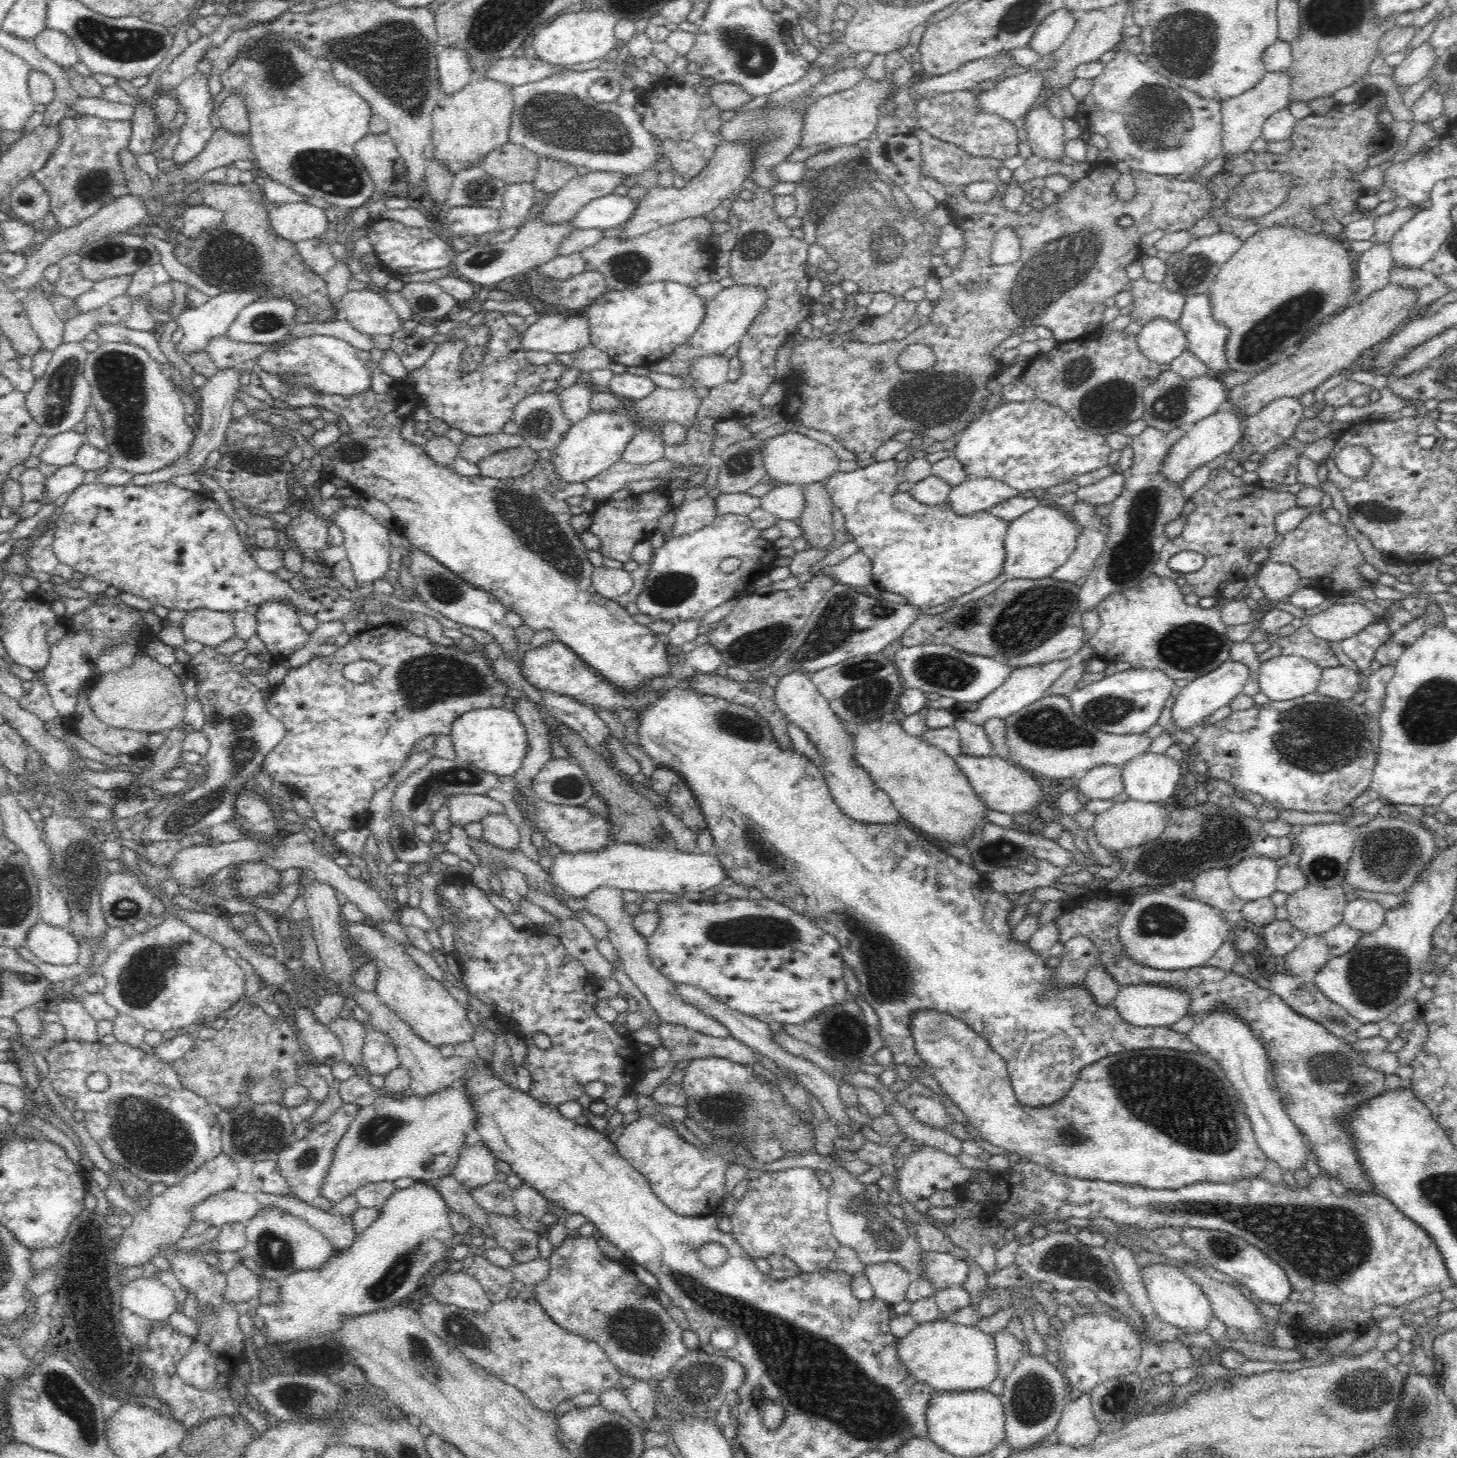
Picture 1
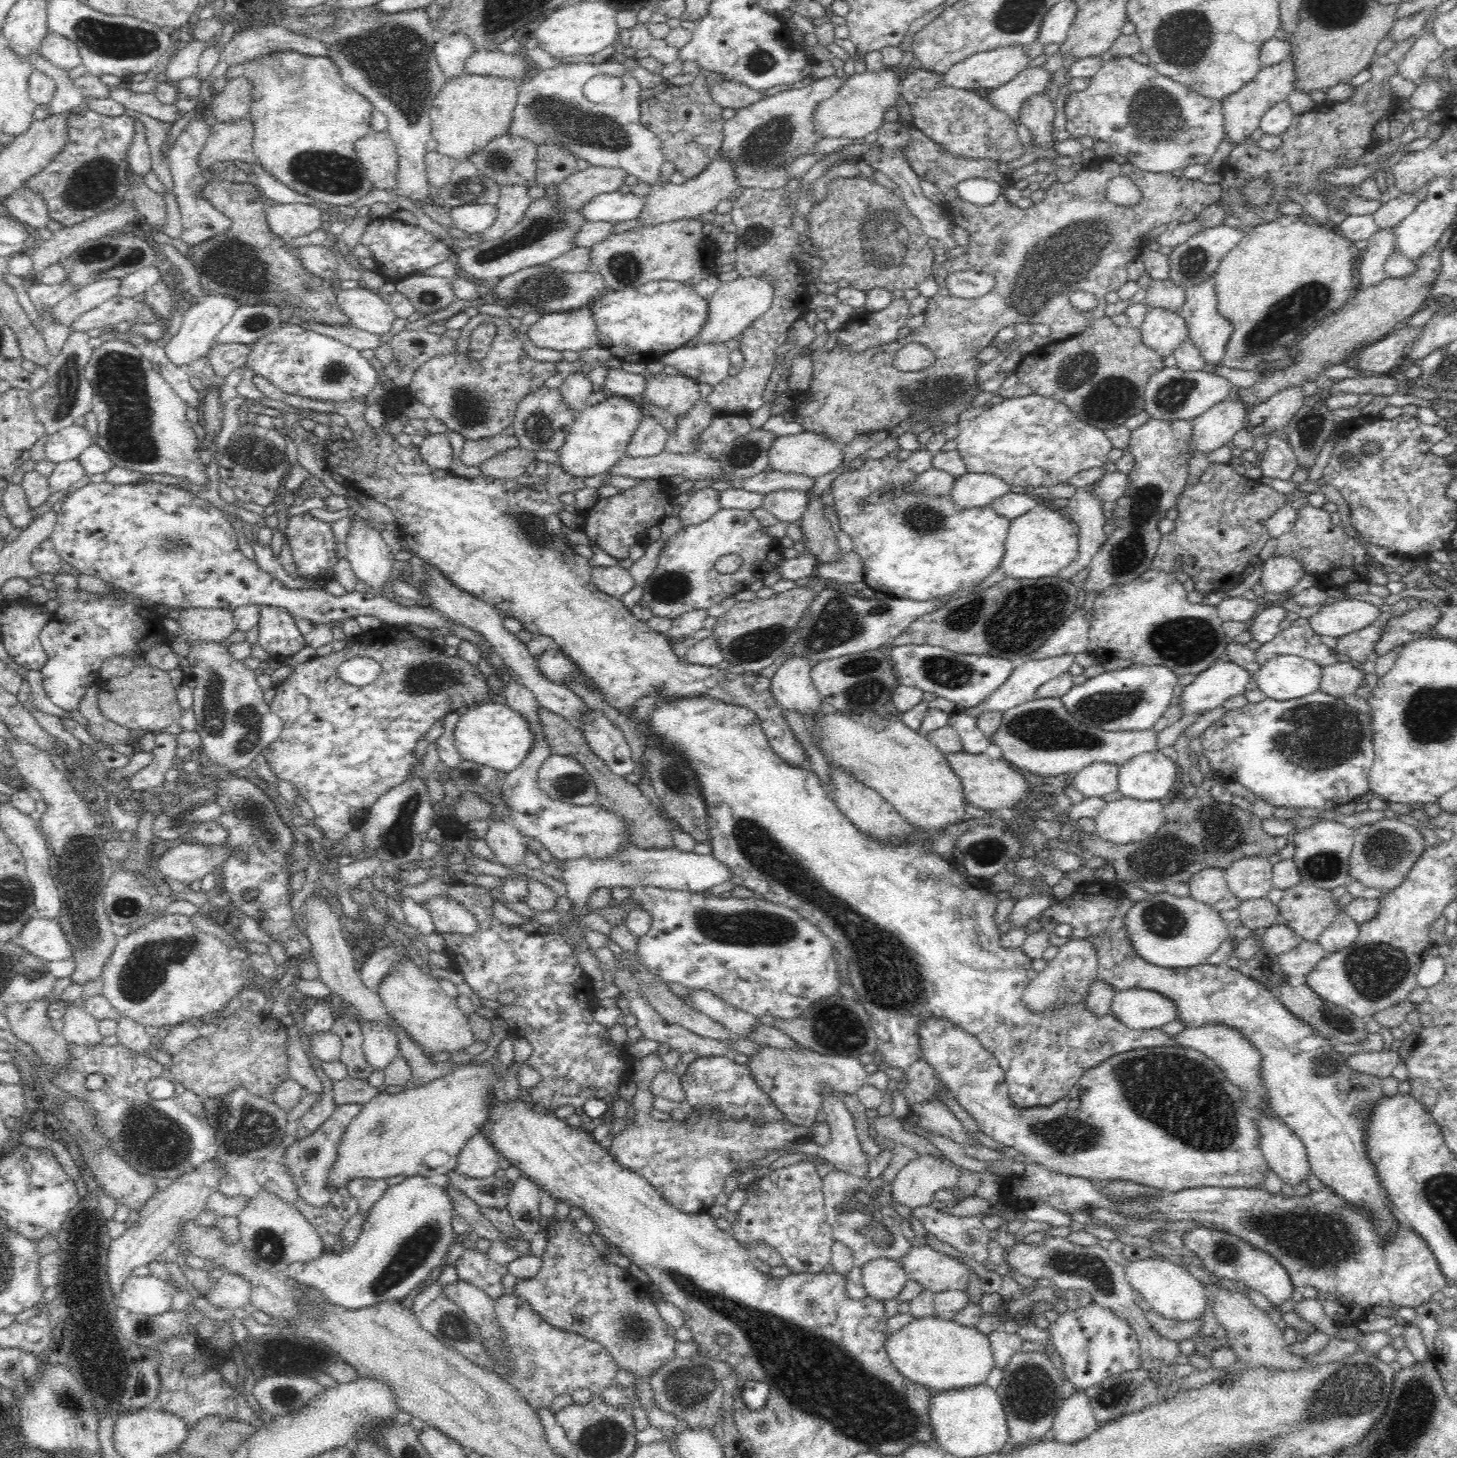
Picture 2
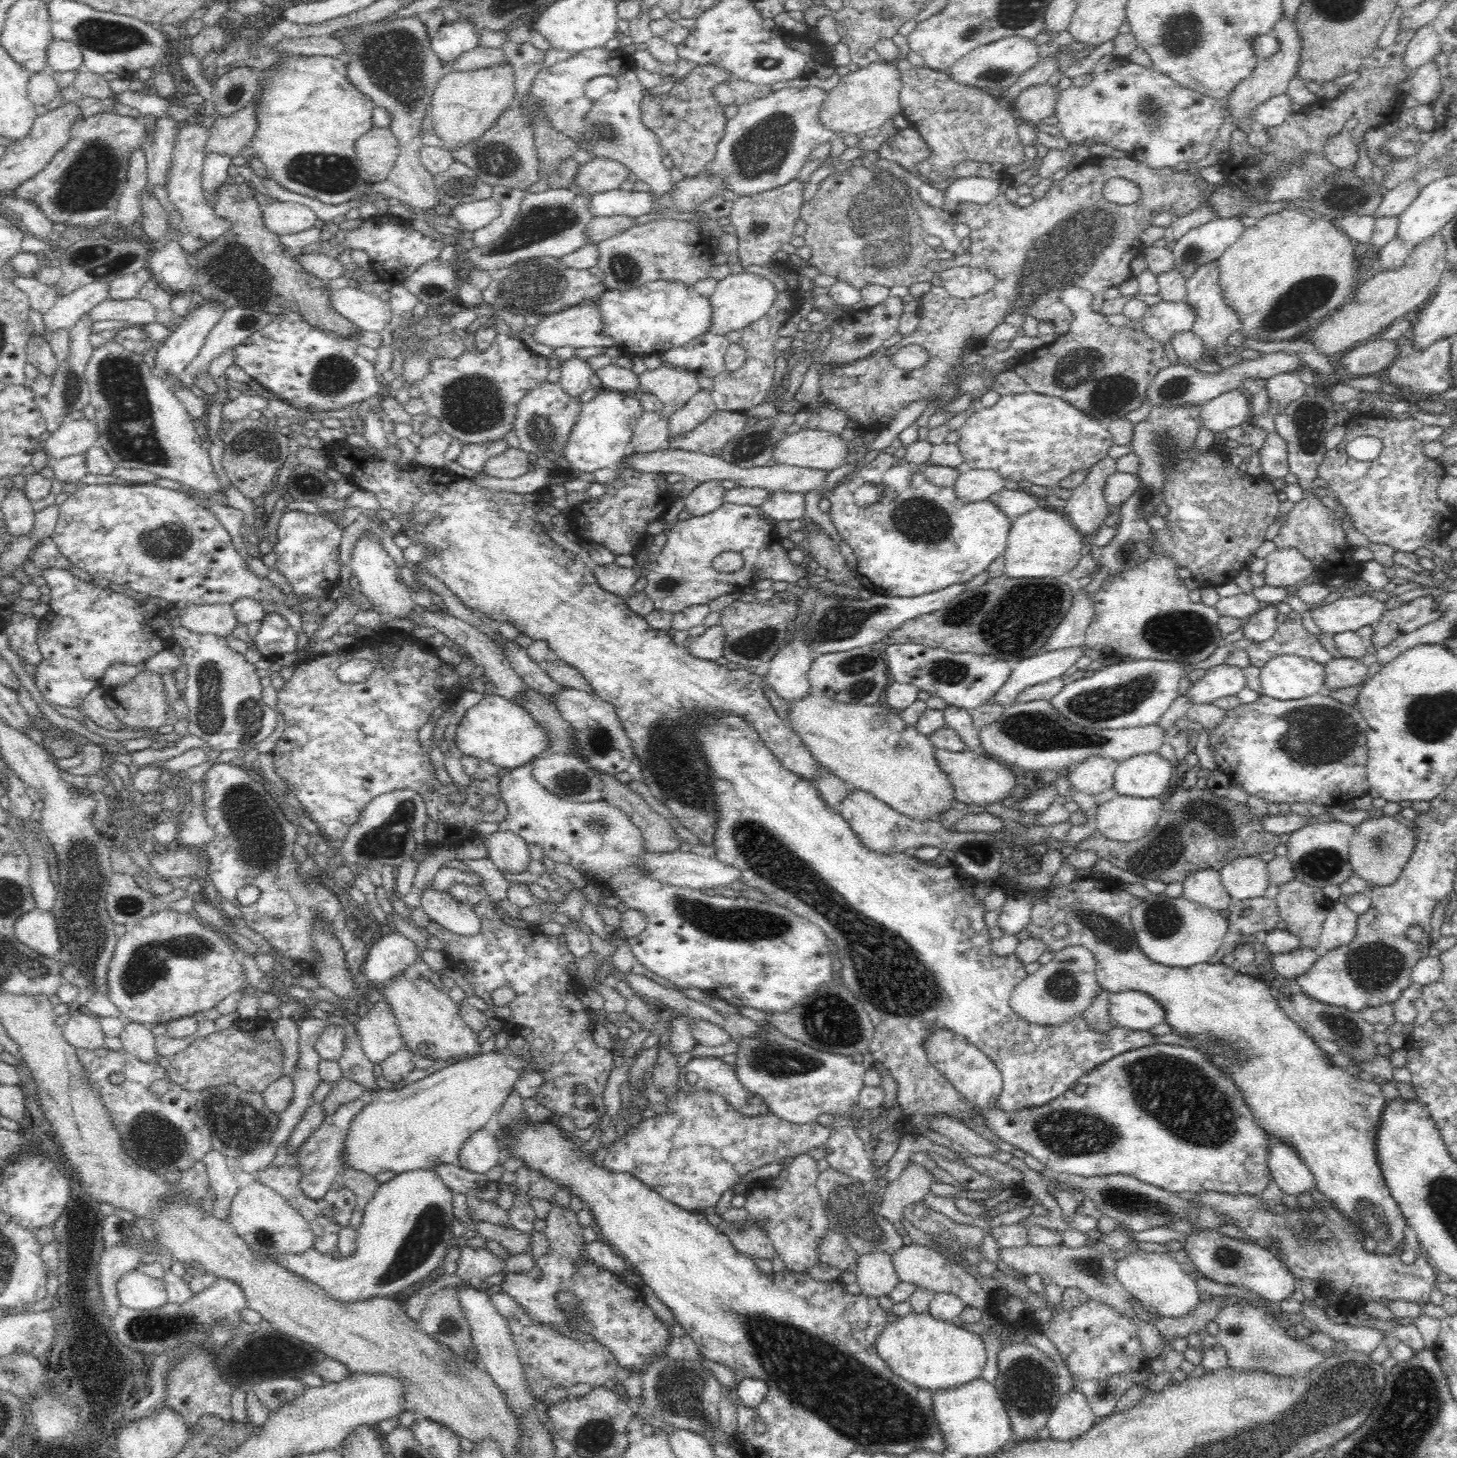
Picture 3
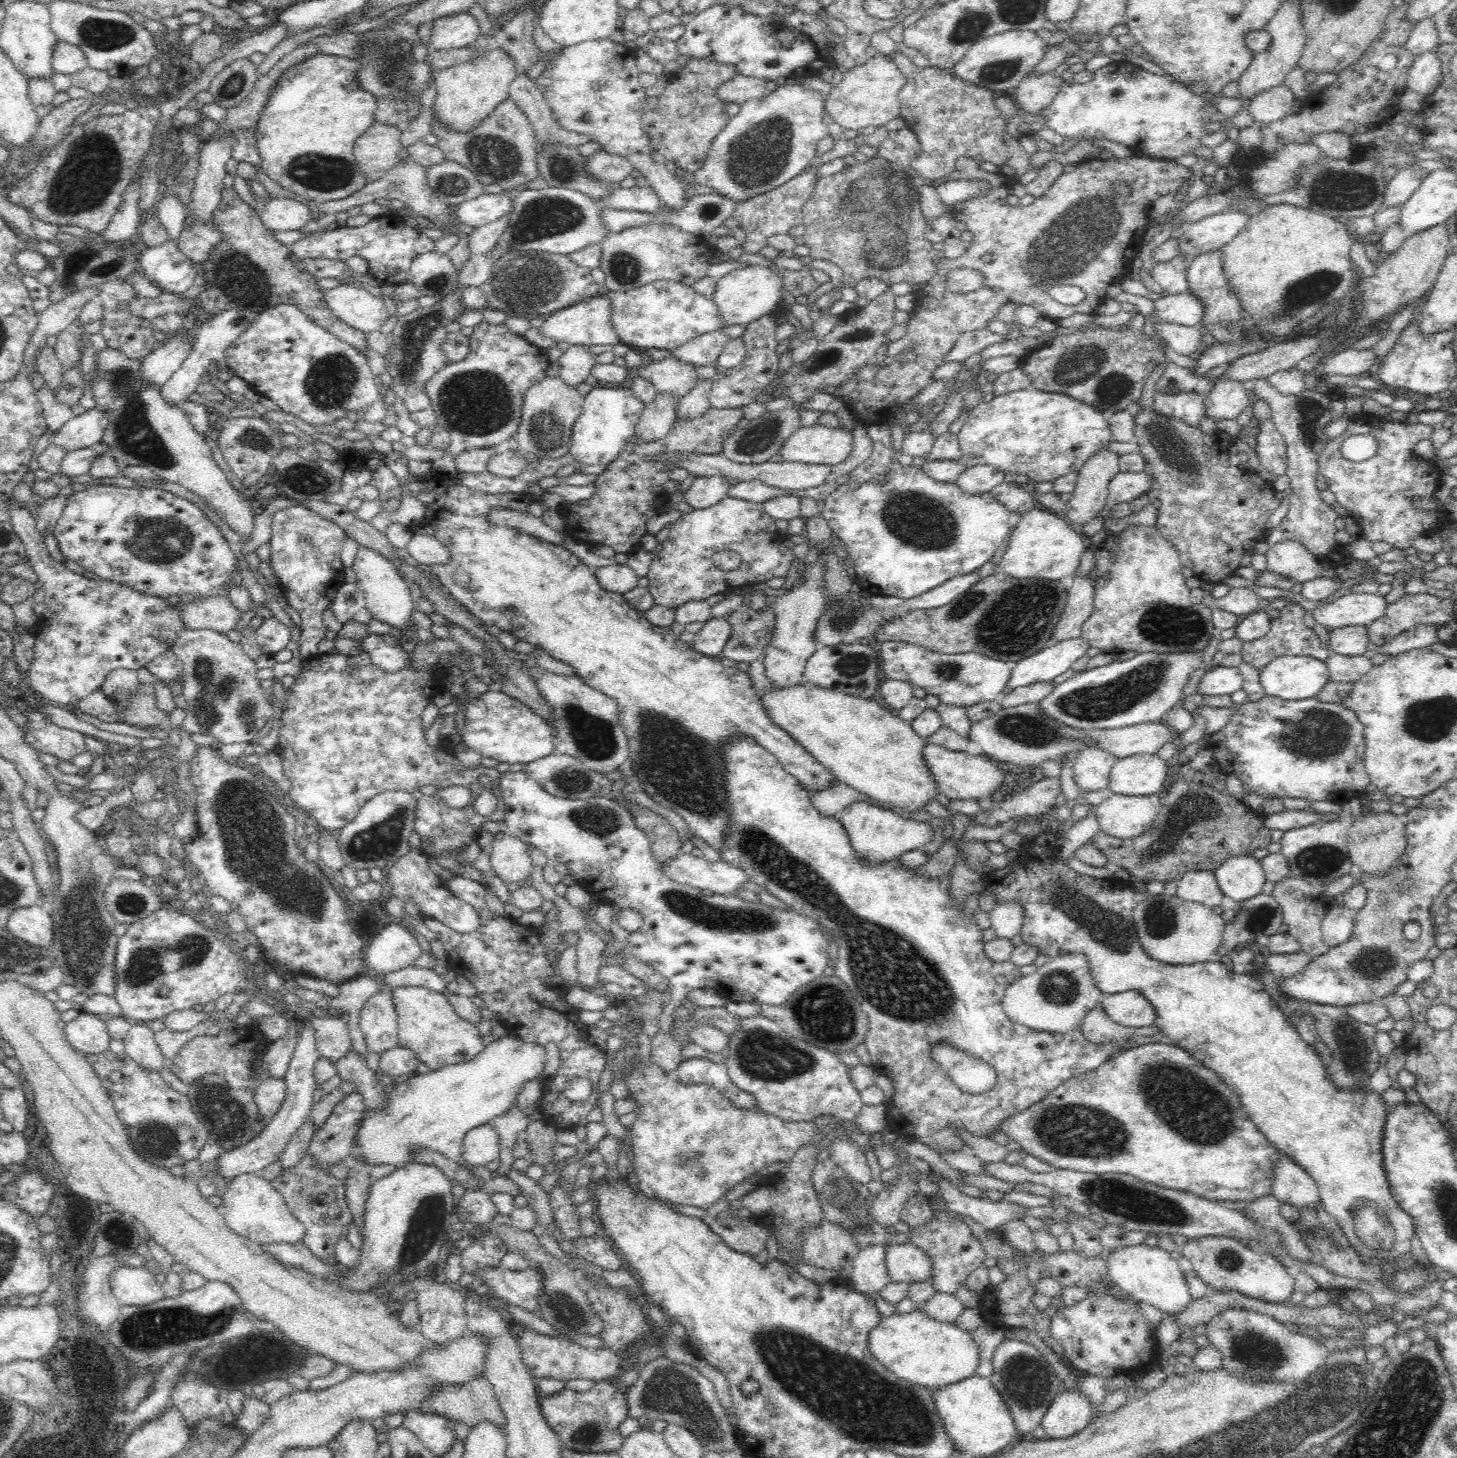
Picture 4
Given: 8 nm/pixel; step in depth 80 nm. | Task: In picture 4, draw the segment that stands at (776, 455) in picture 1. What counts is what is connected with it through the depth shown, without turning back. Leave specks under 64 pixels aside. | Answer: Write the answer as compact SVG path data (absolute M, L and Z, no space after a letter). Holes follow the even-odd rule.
M826 425L800 427L782 442L778 454L792 464L836 466L844 462L853 449L853 435Z

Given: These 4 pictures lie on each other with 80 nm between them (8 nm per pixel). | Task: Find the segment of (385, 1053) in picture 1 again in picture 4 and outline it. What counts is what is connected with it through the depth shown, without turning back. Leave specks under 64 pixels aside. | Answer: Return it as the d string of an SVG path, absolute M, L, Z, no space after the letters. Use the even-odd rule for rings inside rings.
M384 988L382 992L378 992L374 997L370 998L361 1009L359 1028L366 1041L367 1055L378 1054L378 1056L381 1056L388 1049L392 1050L399 1046L399 1025L397 1024L397 1015L394 1008L391 989Z

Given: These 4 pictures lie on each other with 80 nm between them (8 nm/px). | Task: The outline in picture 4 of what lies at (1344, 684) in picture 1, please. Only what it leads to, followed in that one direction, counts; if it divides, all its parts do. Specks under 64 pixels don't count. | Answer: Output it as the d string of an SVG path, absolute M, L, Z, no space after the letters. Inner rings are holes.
M1331 651L1325 662L1328 669L1328 681L1342 682L1342 684L1346 684L1346 682L1357 683L1368 674L1375 662L1364 655L1342 656Z

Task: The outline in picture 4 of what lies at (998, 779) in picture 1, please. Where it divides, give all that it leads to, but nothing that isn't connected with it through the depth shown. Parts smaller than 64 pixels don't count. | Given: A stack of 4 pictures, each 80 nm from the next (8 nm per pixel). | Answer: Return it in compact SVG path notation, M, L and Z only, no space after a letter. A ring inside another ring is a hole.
M926 743L924 754L926 763L937 780L939 791L951 800L973 800L993 798L1004 784L1004 772L994 760L980 756L971 756L966 752L952 752L932 743Z

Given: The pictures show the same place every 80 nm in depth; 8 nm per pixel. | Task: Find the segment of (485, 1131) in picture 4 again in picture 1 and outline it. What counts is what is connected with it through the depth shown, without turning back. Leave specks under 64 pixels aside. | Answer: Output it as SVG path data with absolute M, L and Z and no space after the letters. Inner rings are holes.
M478 1142L470 1150L459 1155L451 1175L458 1181L460 1187L471 1194L472 1191L485 1187L496 1180L496 1158Z

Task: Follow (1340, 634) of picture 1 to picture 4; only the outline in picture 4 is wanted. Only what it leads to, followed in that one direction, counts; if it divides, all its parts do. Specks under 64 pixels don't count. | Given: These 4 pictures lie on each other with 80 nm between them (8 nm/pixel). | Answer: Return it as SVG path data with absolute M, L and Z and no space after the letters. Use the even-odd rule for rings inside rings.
M1349 593L1310 613L1317 624L1329 631L1350 626L1368 628L1384 617L1388 606L1381 594Z

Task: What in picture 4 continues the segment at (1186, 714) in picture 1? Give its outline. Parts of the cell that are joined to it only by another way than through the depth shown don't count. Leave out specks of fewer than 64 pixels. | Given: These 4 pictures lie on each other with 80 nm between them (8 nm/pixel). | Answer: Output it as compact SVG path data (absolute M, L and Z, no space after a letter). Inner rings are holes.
M1220 665L1203 676L1197 690L1204 700L1206 697L1234 694L1242 687L1243 678L1239 667Z

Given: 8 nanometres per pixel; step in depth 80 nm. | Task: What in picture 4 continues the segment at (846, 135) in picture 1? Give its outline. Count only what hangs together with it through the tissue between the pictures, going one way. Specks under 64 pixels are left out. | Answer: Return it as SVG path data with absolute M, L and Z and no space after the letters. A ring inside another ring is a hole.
M876 55L866 64L854 67L843 74L842 80L832 86L825 97L823 116L833 120L839 132L846 135L862 134L867 127L885 126L901 111L898 95L906 78L890 58Z

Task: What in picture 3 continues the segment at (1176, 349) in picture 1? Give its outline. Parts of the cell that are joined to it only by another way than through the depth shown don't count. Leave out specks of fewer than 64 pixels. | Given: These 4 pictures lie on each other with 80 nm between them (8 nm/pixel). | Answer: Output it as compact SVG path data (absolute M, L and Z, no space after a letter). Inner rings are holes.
M1185 300L1177 303L1160 301L1150 306L1140 321L1144 335L1164 347L1178 333L1191 330L1194 309Z

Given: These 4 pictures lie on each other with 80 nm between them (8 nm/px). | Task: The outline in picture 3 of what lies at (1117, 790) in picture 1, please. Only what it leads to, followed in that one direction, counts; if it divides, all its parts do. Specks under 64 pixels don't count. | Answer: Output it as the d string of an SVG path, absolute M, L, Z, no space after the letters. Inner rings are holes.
M1092 756L1090 760L1072 768L1067 774L1073 788L1093 797L1113 788L1118 766L1114 760Z

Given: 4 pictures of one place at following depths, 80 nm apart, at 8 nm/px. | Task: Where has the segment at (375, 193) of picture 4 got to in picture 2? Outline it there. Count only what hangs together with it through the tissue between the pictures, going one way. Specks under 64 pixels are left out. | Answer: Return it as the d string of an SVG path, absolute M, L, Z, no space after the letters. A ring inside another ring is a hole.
M377 3L370 4L370 7L343 9L334 13L328 10L311 16L284 14L280 26L305 38L322 42L329 49L326 58L330 58L335 63L344 84L366 97L372 108L386 117L387 134L393 141L399 156L397 187L392 190L392 193L410 200L433 197L434 190L427 176L425 161L426 147L432 140L429 112L434 98L447 81L434 53L434 46L438 39L436 24L431 21L426 8L386 14L380 9L380 3Z

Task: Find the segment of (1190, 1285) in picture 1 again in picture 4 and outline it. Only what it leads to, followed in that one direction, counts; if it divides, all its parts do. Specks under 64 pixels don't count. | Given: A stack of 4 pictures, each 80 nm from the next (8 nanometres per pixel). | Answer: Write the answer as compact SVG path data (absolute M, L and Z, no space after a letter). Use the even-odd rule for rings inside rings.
M1144 1244L1130 1245L1105 1253L1105 1256L1110 1278L1115 1285L1138 1303L1148 1302L1158 1308L1164 1318L1177 1316L1195 1299L1190 1294L1185 1276L1171 1252L1160 1246L1151 1248Z

